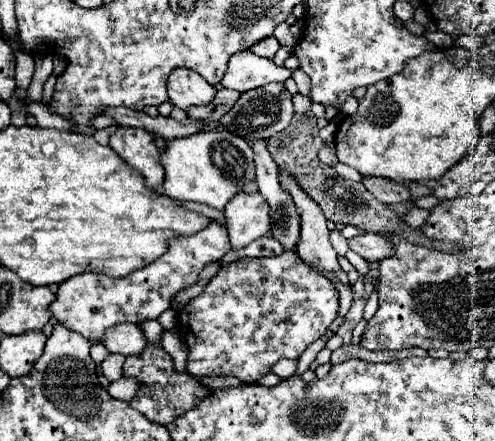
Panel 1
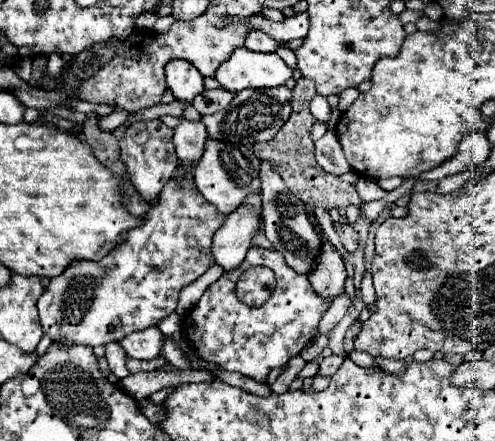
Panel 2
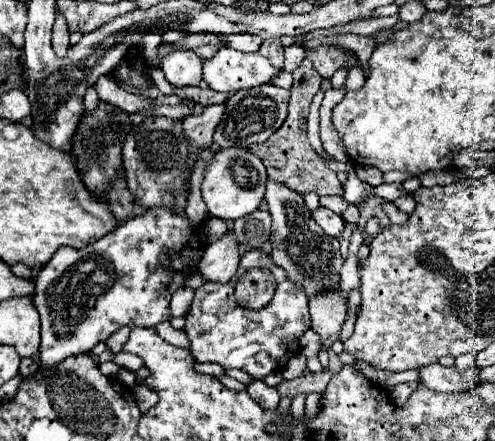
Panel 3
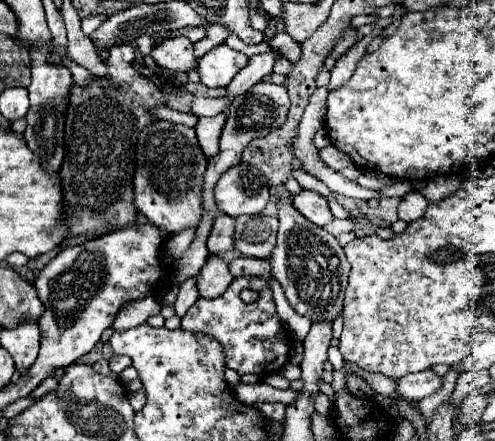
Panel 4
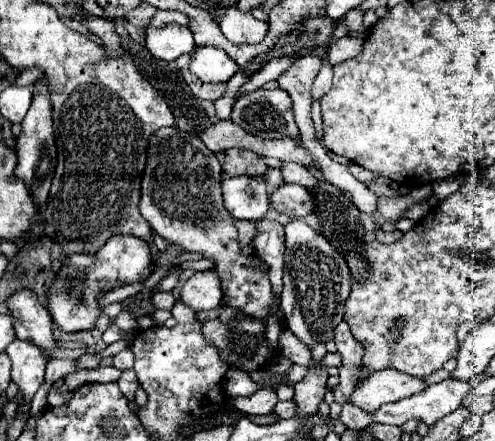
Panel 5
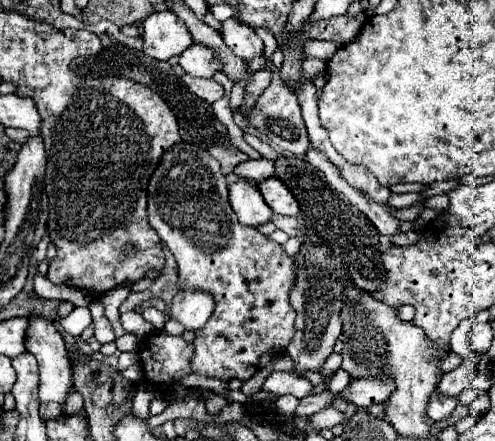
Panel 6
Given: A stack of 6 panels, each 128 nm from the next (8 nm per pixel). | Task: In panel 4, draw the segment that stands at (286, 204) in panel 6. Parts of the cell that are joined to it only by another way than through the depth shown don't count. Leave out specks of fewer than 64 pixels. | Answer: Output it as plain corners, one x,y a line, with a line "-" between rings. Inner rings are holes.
302,190
292,196
292,204
302,216
306,216
316,226
326,226
332,220
332,212
330,212
326,200
318,192

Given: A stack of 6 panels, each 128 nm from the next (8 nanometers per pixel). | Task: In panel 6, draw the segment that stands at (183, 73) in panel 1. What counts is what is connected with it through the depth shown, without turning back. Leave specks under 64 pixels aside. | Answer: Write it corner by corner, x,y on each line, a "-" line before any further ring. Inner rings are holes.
170,10
154,12
144,22
144,54
156,60
178,56
192,44
188,28

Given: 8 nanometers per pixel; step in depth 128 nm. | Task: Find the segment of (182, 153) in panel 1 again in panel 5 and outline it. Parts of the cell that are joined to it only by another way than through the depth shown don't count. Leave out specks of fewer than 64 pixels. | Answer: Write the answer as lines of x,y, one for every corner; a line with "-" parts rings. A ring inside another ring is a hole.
248,176
224,178
222,196
224,206
238,220
262,220
270,206
264,182

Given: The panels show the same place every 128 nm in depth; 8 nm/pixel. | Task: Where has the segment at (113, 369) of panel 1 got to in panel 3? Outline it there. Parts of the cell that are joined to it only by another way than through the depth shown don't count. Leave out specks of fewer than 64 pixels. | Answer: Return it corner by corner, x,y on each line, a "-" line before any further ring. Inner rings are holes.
122,326
122,328
118,328
108,340
106,340
106,344
108,344
108,348
116,354
116,352
120,352
122,350
122,346
124,346
124,342
128,340
128,334
130,334
130,326

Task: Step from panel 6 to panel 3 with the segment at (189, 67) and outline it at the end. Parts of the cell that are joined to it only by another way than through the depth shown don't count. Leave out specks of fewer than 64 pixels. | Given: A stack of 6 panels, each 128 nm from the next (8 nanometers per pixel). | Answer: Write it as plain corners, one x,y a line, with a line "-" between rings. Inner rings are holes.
220,48
212,60
204,60
204,80
212,90
238,92
270,82
278,70
260,54
244,54
234,48

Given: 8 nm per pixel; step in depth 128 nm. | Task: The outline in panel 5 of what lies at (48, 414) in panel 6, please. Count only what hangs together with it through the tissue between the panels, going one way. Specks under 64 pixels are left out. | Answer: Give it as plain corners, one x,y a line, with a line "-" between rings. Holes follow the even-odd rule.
18,290
10,296
8,308
12,308
16,336
36,344
46,354
46,360
52,360
52,352
56,350
54,322
50,312
38,302
36,294
30,290

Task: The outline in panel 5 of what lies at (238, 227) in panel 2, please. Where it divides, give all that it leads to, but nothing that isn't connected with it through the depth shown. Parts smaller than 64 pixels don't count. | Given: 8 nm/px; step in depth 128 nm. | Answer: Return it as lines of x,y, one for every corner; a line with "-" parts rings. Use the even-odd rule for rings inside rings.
196,272
182,288
180,300
192,308
194,312
204,312
204,310
214,310
222,302
222,290
220,290
220,280
216,272

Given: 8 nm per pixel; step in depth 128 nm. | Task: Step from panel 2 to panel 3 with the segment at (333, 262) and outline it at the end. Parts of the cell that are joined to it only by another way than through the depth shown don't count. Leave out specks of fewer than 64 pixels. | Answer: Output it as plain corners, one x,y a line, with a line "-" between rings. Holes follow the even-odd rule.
336,290
336,296
312,296
310,300
312,330
322,338
320,350
330,350
338,340
340,328
346,318
346,302

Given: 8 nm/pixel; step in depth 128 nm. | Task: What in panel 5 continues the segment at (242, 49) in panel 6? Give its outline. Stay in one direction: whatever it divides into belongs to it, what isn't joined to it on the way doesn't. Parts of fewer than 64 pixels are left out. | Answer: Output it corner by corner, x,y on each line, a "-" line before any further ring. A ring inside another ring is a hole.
228,8
220,22
220,30
232,44
258,44
268,34
268,24
256,20
252,14

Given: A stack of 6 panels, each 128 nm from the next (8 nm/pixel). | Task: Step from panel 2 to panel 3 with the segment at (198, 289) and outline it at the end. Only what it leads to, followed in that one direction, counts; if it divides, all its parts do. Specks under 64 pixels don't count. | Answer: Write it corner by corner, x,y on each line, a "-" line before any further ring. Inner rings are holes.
180,288
180,290
176,290
172,294
172,300
170,300
170,316
184,316
188,312
192,296
194,296
192,288

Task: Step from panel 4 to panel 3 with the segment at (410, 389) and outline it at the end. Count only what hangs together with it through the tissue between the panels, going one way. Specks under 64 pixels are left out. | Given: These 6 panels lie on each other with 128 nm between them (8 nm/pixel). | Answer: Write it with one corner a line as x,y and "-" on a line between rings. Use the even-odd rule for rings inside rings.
430,364
420,368
418,382
424,384
428,390
434,392
456,392
456,390
472,390
478,384
478,372
476,364
468,368
466,372
458,372
454,368
444,368
440,364

